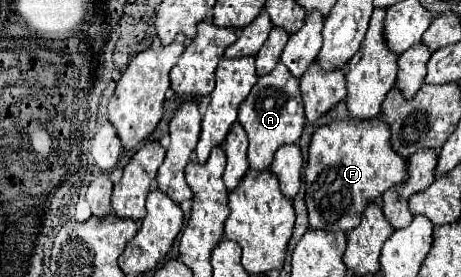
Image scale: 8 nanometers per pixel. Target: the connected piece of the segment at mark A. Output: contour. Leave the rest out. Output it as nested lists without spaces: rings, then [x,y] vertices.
[[[281,62],[275,66],[273,72],[261,76],[257,84],[251,88],[245,102],[239,106],[239,118],[237,118],[247,132],[249,138],[249,168],[263,172],[269,170],[273,162],[273,154],[285,146],[295,144],[303,132],[305,116],[301,106],[301,92],[299,92],[299,80],[293,78]]]

